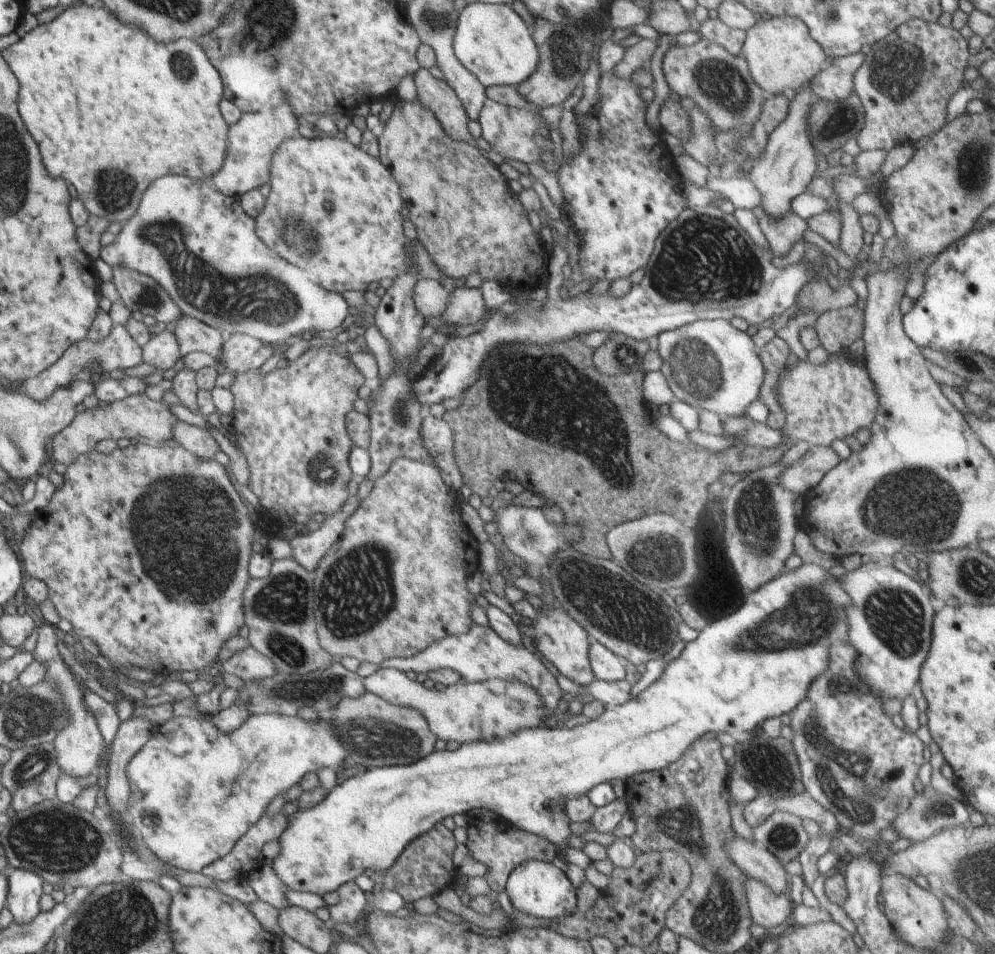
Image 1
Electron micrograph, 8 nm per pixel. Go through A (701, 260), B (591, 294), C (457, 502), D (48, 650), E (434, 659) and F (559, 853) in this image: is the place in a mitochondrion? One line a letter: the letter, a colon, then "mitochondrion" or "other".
A: mitochondrion
B: other
C: other
D: other
E: other
F: other

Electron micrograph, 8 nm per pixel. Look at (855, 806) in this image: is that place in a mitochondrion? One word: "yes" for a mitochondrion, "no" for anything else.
yes

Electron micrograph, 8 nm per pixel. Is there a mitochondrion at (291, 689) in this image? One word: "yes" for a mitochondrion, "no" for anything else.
yes

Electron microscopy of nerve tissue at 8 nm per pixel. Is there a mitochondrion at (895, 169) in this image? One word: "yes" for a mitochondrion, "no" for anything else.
no

